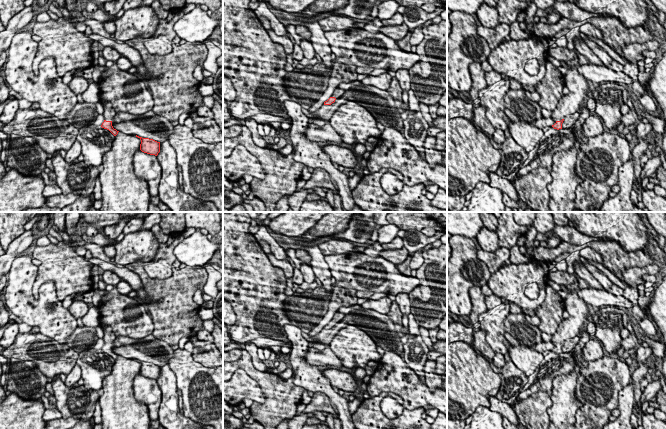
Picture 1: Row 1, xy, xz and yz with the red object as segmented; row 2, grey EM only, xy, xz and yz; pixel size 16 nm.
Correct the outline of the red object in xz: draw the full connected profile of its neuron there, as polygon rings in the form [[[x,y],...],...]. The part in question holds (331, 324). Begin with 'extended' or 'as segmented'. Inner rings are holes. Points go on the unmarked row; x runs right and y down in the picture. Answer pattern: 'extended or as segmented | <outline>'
extended | [[[336,312],[334,314],[332,320],[327,325],[324,326],[324,329],[331,329],[332,327],[335,326],[336,323],[343,320],[344,317],[345,317],[345,315],[343,313]]]

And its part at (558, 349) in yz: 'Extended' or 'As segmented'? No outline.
Extended

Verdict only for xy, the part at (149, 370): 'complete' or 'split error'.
complete

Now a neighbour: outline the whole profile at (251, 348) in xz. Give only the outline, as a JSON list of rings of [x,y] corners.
[[[247,342],[245,344],[245,350],[250,354],[253,366],[259,371],[266,372],[267,367],[258,356],[258,347],[254,343]]]

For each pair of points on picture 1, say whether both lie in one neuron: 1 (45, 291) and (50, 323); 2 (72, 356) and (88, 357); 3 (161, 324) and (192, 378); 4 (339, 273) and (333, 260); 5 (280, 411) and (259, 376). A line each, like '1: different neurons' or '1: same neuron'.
1: same neuron
2: different neurons
3: different neurons
4: same neuron
5: same neuron

